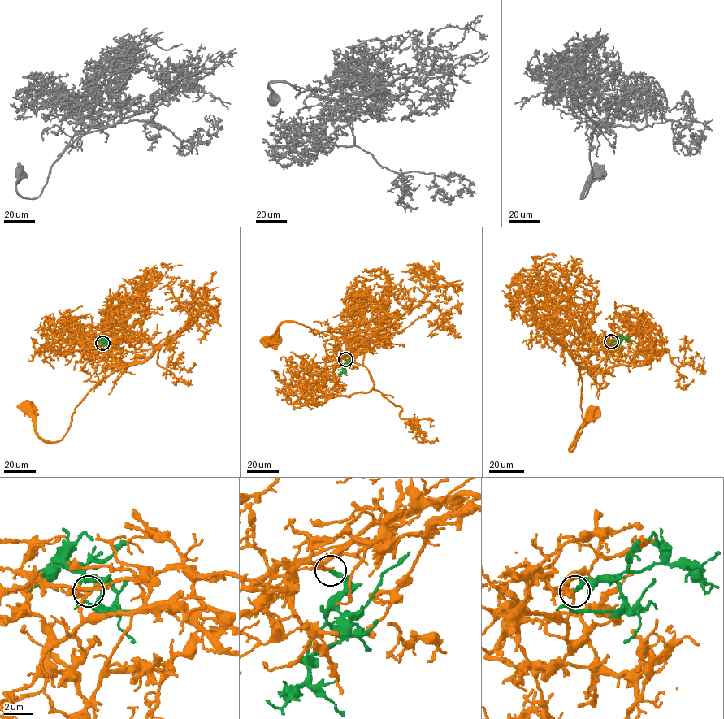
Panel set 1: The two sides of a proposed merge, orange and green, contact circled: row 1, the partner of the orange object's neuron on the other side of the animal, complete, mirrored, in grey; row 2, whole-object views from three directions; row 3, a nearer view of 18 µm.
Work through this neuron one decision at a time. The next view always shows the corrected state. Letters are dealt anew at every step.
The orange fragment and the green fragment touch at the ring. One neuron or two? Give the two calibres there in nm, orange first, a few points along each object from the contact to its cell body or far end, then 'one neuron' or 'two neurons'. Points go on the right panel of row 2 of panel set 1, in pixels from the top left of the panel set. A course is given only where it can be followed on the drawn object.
220 nm thick on the orange side, 280 nm on the other; orange runs (611, 341), (580, 362), (584, 426), (576, 446), (570, 451), (578, 429), (591, 414), (591, 410); green runs (611, 341), (625, 338), (627, 342); one neuron

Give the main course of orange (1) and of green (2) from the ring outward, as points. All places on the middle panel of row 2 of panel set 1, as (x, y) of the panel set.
1: (345, 359), (373, 346), (379, 331), (358, 329), (314, 335), (303, 325), (283, 321), (266, 341), (268, 340)
2: (345, 359), (347, 361), (342, 371), (338, 373)

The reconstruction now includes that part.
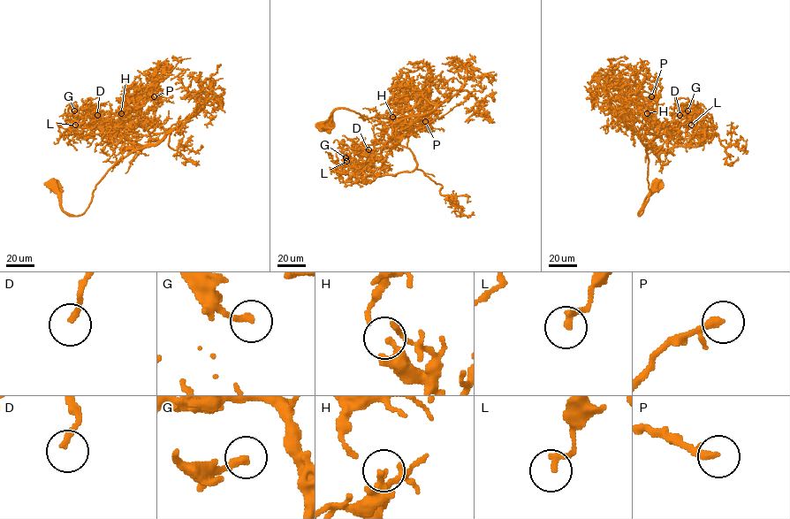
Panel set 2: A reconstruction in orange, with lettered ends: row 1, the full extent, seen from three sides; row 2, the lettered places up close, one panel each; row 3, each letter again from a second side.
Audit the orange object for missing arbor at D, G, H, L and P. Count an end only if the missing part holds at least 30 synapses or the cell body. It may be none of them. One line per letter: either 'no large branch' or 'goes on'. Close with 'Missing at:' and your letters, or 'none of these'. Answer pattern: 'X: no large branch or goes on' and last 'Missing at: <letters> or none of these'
D: goes on
G: no large branch
H: no large branch
L: no large branch
P: goes on
Missing at: D, P

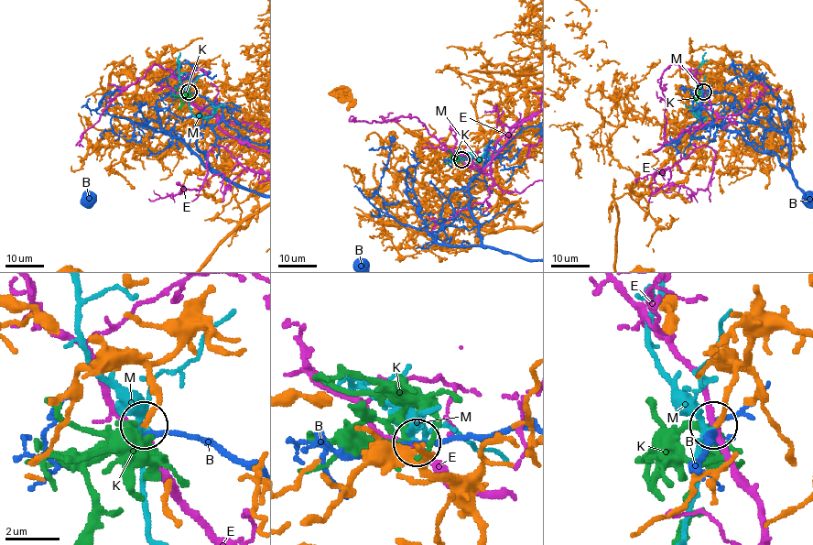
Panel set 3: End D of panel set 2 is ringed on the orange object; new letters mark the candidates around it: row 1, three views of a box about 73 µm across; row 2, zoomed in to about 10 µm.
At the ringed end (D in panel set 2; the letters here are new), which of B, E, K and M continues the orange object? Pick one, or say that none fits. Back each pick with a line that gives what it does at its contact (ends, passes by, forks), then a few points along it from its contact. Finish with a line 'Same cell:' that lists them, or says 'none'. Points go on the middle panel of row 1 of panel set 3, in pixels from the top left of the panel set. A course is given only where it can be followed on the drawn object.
K: it passes by
Same cell: K

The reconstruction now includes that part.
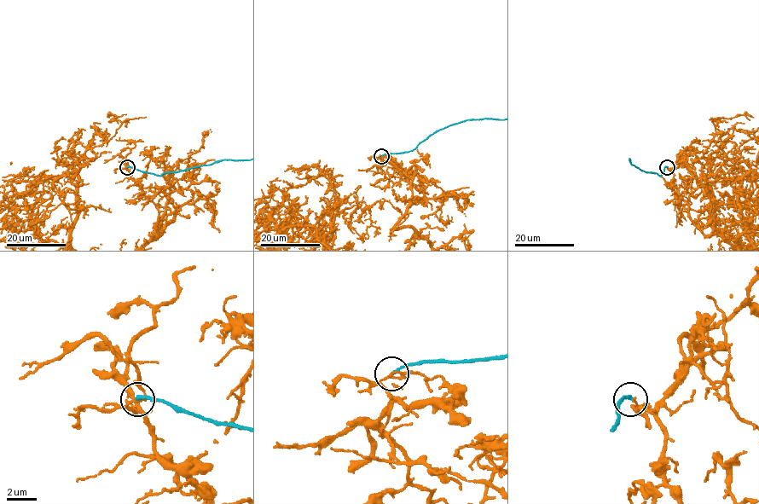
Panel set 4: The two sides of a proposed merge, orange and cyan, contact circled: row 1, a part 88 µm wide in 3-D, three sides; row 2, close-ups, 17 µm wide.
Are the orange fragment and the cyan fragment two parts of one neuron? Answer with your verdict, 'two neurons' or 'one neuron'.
two neurons

